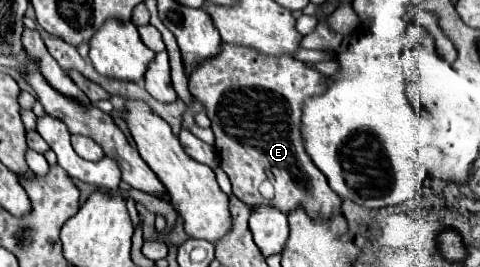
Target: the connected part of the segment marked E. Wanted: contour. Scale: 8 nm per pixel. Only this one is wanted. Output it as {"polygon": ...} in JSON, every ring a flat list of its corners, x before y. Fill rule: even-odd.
{"polygon":[[225,43,217,59,209,59,189,77,191,95,203,103,211,119,215,149,221,159,219,167,227,173,233,195,247,207,271,205,285,215,301,207,313,219,341,215,341,197,331,191,325,175,305,153,299,133,303,101,311,95,321,95,331,85,331,79,325,83,323,77,319,71,313,71,289,55,265,59,265,55,257,55,251,47],[265,179,271,181,275,189,271,201,259,193]]}

